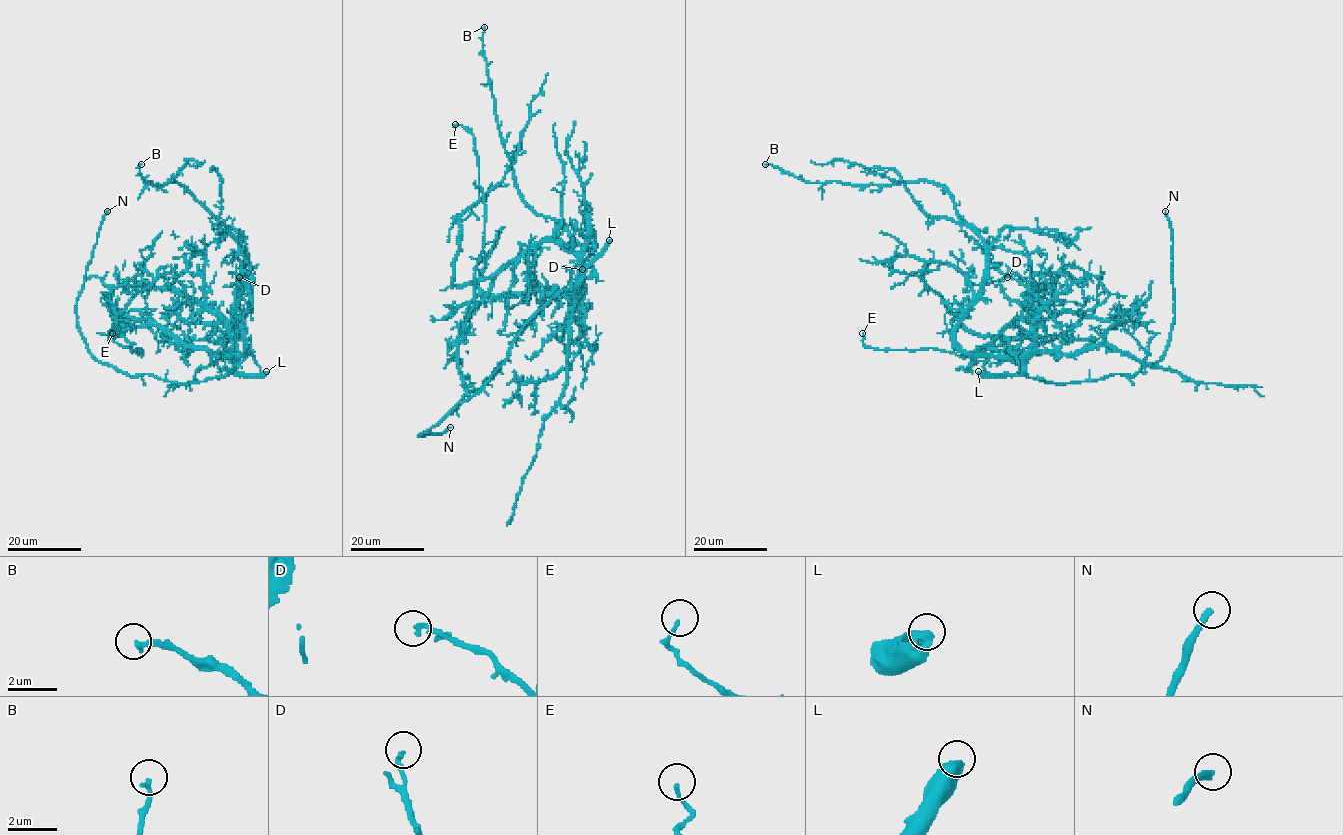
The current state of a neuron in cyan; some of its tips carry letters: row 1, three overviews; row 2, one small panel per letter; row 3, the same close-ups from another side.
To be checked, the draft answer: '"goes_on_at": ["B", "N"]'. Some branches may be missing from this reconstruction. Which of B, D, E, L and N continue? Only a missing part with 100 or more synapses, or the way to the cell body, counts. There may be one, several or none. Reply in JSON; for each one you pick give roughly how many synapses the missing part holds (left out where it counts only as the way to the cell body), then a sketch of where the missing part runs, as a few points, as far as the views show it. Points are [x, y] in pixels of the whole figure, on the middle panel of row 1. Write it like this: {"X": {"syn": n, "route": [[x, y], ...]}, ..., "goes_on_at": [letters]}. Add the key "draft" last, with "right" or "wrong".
{"L": {"syn": 1000}, "N": {"route": [[450, 427], [461, 423], [466, 411], [484, 397], [507, 391], [512, 372]]}, "goes_on_at": ["L", "N"], "draft": "wrong"}

